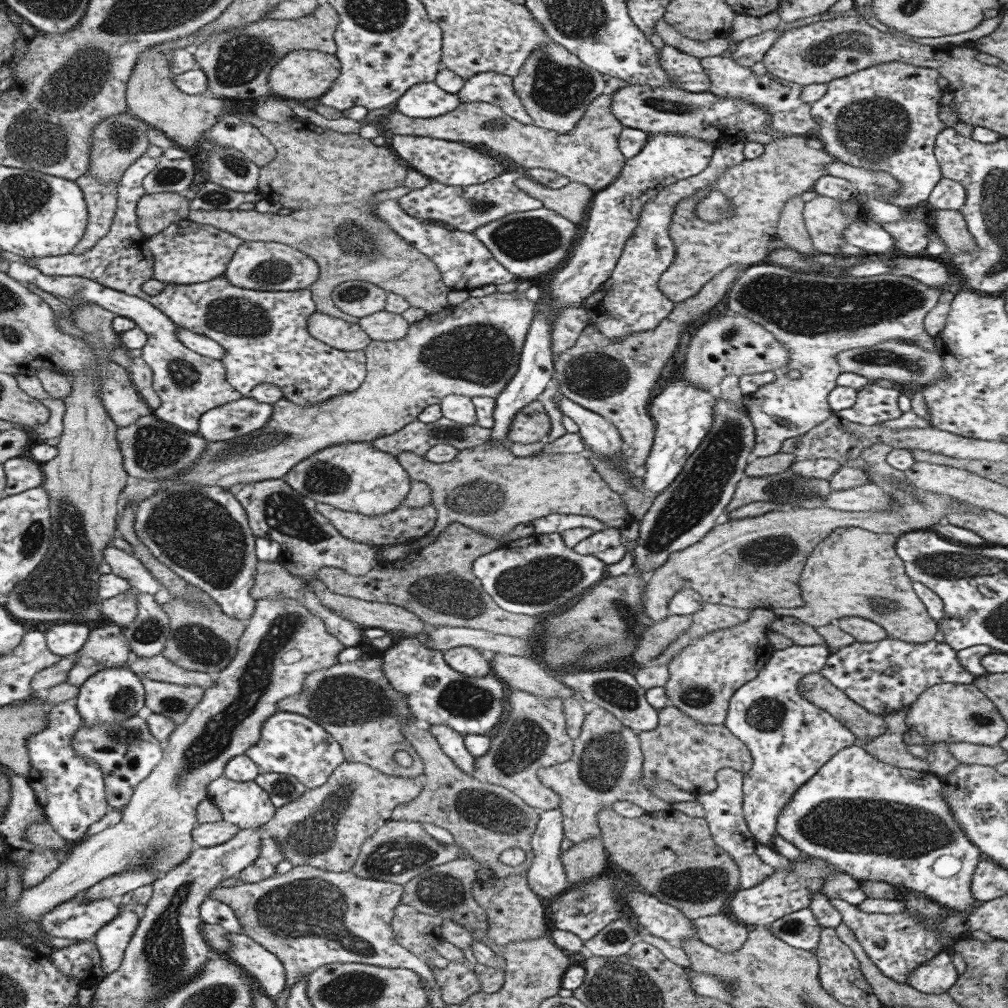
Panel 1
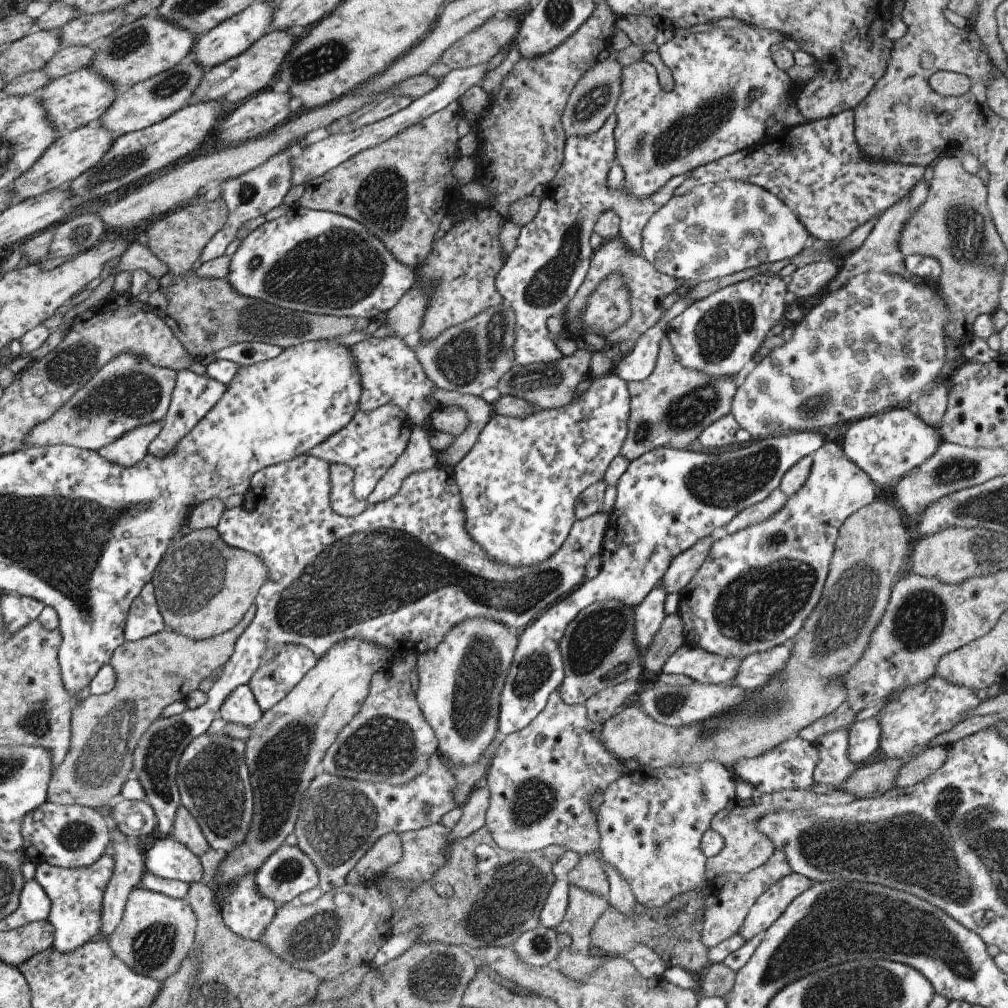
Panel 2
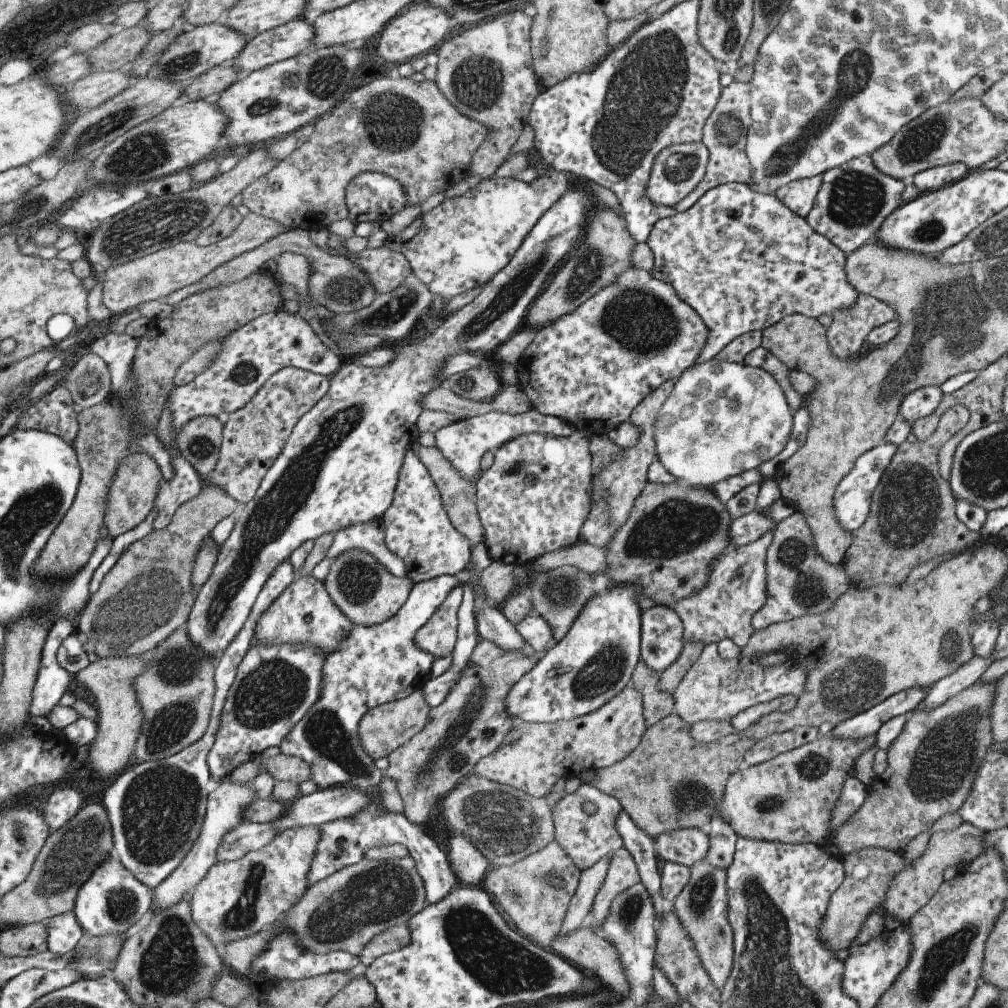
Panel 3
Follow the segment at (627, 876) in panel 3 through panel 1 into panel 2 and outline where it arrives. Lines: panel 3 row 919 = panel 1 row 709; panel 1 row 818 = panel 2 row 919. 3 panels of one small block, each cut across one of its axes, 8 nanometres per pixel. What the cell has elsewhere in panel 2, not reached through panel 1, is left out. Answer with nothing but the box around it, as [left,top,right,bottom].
[556,886,608,953]

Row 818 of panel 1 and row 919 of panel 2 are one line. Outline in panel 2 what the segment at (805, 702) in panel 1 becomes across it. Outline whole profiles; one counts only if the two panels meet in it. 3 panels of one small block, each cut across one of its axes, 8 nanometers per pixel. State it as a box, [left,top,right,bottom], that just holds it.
[740,873,812,941]

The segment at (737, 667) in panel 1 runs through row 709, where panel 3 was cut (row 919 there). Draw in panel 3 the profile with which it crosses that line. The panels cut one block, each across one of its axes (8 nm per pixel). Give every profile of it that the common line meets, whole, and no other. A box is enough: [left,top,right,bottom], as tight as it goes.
[669,859,734,991]

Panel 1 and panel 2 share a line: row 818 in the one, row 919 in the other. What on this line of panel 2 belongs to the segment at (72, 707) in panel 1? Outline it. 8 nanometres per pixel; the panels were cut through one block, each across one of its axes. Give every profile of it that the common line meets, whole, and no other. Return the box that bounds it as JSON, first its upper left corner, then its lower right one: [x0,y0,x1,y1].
[34,842,115,953]

